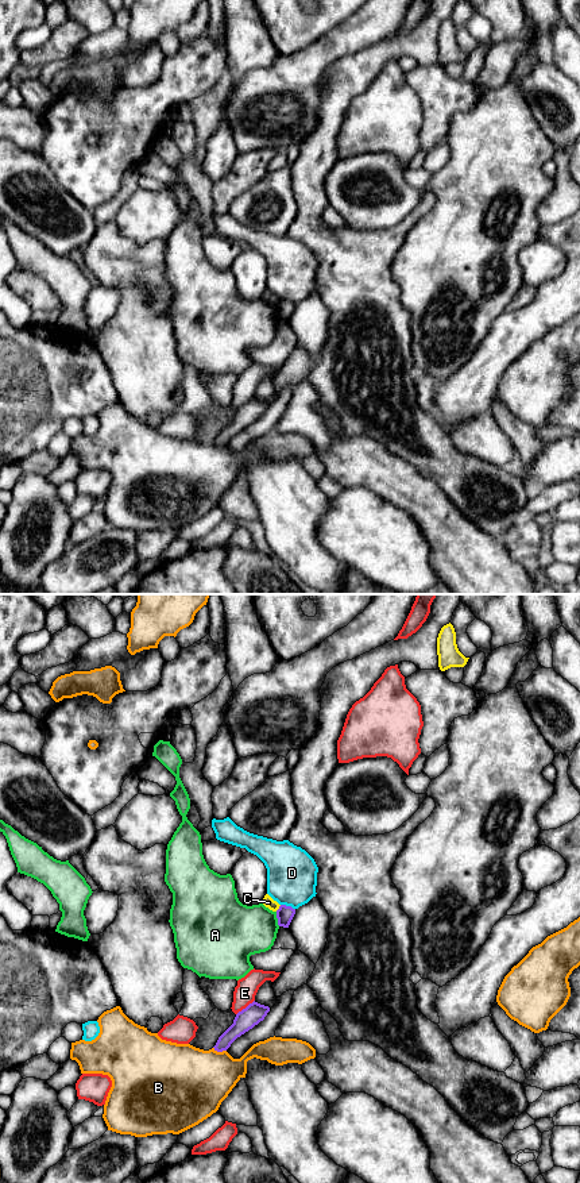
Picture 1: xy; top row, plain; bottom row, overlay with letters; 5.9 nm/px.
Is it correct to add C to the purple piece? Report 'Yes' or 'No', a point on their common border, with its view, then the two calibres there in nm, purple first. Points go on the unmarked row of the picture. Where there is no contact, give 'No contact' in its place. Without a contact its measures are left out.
No. Touches purple at xy (279, 303). Thickness 100 nm (purple) against 70 nm

